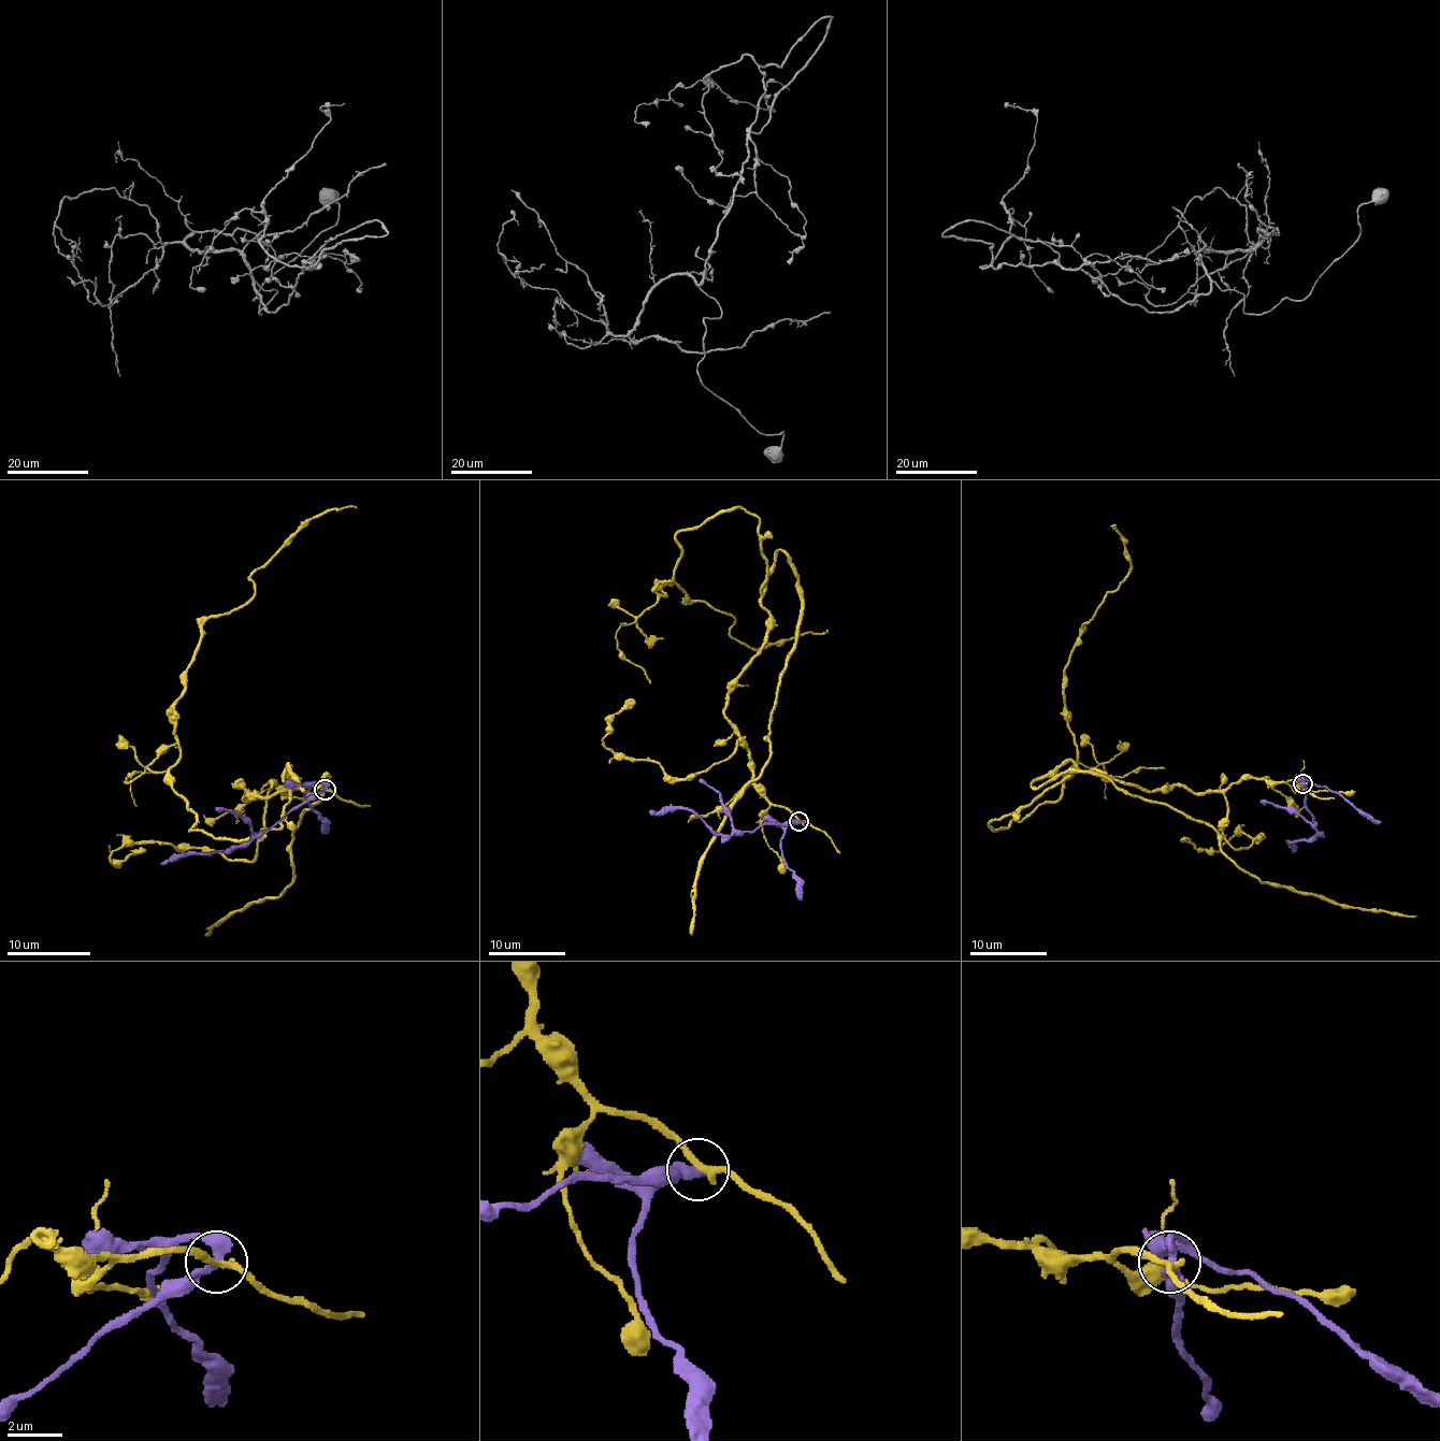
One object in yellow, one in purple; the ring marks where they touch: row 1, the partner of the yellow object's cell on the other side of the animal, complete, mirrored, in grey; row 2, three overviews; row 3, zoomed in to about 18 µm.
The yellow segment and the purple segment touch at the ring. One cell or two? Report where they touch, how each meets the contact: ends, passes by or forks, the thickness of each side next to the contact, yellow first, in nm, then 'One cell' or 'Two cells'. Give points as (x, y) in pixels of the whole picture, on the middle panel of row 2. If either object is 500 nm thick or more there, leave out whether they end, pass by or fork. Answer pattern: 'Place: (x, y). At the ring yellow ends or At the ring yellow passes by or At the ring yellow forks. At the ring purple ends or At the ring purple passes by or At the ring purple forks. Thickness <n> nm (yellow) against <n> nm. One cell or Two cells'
Place: (798, 821). At the ring yellow passes by. At the ring purple passes by. Thickness 240 nm (yellow) against 360 nm. Two cells

